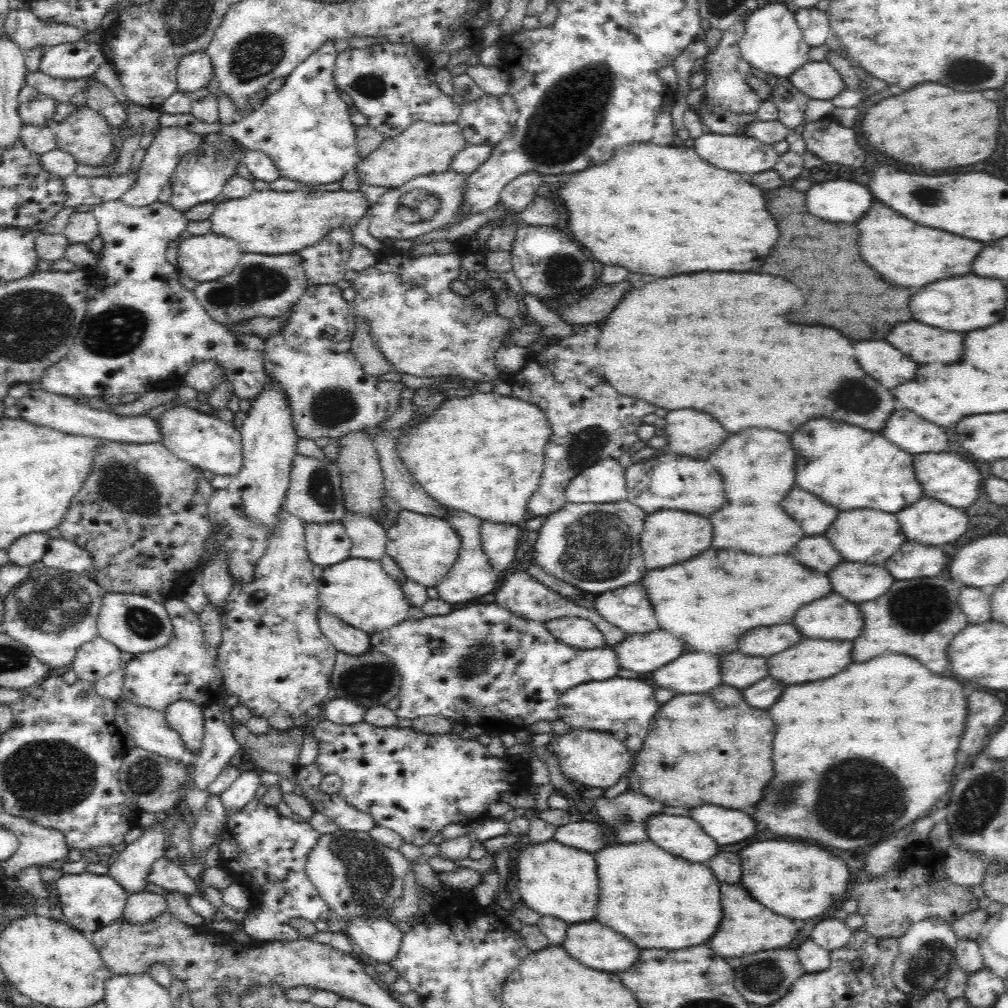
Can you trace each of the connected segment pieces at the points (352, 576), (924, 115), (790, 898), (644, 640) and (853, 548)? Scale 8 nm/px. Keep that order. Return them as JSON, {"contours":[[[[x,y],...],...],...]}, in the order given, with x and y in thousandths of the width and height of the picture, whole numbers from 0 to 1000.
{"contours":[[[[346,553],[344,556],[322,563],[314,575],[315,601],[341,618],[368,630],[397,619],[405,614],[408,603],[396,578],[370,555]]],[[[911,83],[909,87],[893,95],[877,97],[875,101],[861,107],[853,131],[859,135],[859,141],[863,145],[867,145],[879,157],[889,159],[891,163],[913,165],[917,169],[937,169],[978,159],[988,149],[990,123],[992,123],[990,103],[974,97],[970,91],[946,91],[933,83]]],[[[756,833],[756,835],[748,835],[746,839],[738,841],[734,845],[734,857],[736,857],[736,879],[744,889],[754,895],[756,899],[764,901],[766,905],[772,905],[774,909],[786,911],[786,913],[802,913],[808,909],[817,907],[827,895],[835,893],[841,881],[841,859],[825,849],[823,845],[812,841],[812,839],[804,839],[804,837],[792,837],[792,835],[778,835],[778,833]]],[[[653,625],[645,629],[621,631],[621,635],[605,643],[609,643],[610,651],[613,651],[616,667],[649,667],[673,653],[679,641],[667,629]]],[[[845,506],[845,508],[833,508],[823,520],[821,536],[827,540],[827,544],[833,548],[837,556],[843,558],[857,558],[857,560],[875,560],[881,556],[899,536],[887,510],[881,508],[869,508],[869,506]]]]}

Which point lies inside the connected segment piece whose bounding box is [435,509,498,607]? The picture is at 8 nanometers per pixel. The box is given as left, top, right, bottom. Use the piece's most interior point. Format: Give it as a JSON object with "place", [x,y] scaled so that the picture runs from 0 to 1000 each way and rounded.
{"place":[468,571]}

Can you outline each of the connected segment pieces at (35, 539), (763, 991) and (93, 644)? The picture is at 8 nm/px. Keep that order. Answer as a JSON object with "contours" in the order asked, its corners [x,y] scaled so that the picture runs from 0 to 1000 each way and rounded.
{"contours":[[[[34,528],[18,534],[6,545],[8,557],[19,563],[28,563],[45,552],[49,532]]],[[[788,941],[756,942],[756,944],[740,946],[734,952],[736,952],[736,956],[730,962],[728,976],[730,976],[732,984],[742,996],[753,996],[755,999],[775,992],[778,986],[782,984],[784,978],[786,978],[786,975],[801,965],[796,960]]],[[[97,630],[76,645],[70,659],[77,674],[90,678],[123,661],[120,645]]]]}

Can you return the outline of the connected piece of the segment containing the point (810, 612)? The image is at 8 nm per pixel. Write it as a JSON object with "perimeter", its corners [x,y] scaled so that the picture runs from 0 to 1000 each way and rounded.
{"perimeter":[[[831,589],[796,601],[788,611],[788,621],[800,633],[845,635],[855,627],[853,605]]]}

